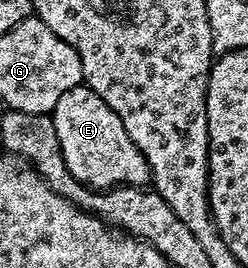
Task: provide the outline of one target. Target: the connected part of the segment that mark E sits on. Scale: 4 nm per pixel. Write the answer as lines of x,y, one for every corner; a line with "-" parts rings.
80,86
61,94
53,119
69,174
88,188
110,190
116,186
143,186
150,181
151,167
141,150
137,150
133,138
125,134
118,114
92,88

